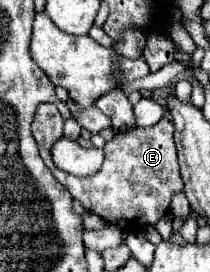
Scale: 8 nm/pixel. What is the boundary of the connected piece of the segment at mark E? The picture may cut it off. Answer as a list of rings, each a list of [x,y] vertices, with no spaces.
[[[41,103],[35,111],[31,129],[39,145],[45,165],[55,179],[77,199],[87,211],[103,217],[125,231],[143,231],[145,225],[155,225],[167,211],[175,193],[181,193],[184,183],[179,175],[177,149],[173,141],[175,127],[171,121],[161,119],[153,127],[139,127],[135,133],[117,133],[105,143],[103,167],[91,177],[75,177],[61,171],[51,159],[51,147],[63,136],[64,120],[53,103]]]

